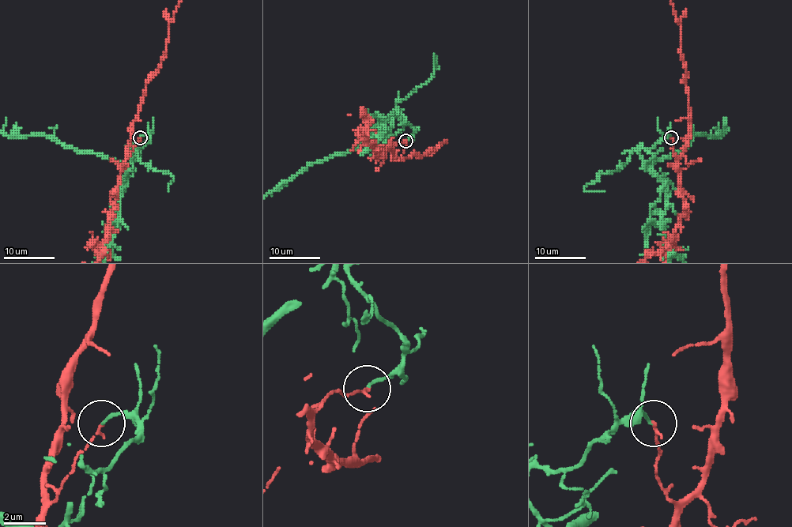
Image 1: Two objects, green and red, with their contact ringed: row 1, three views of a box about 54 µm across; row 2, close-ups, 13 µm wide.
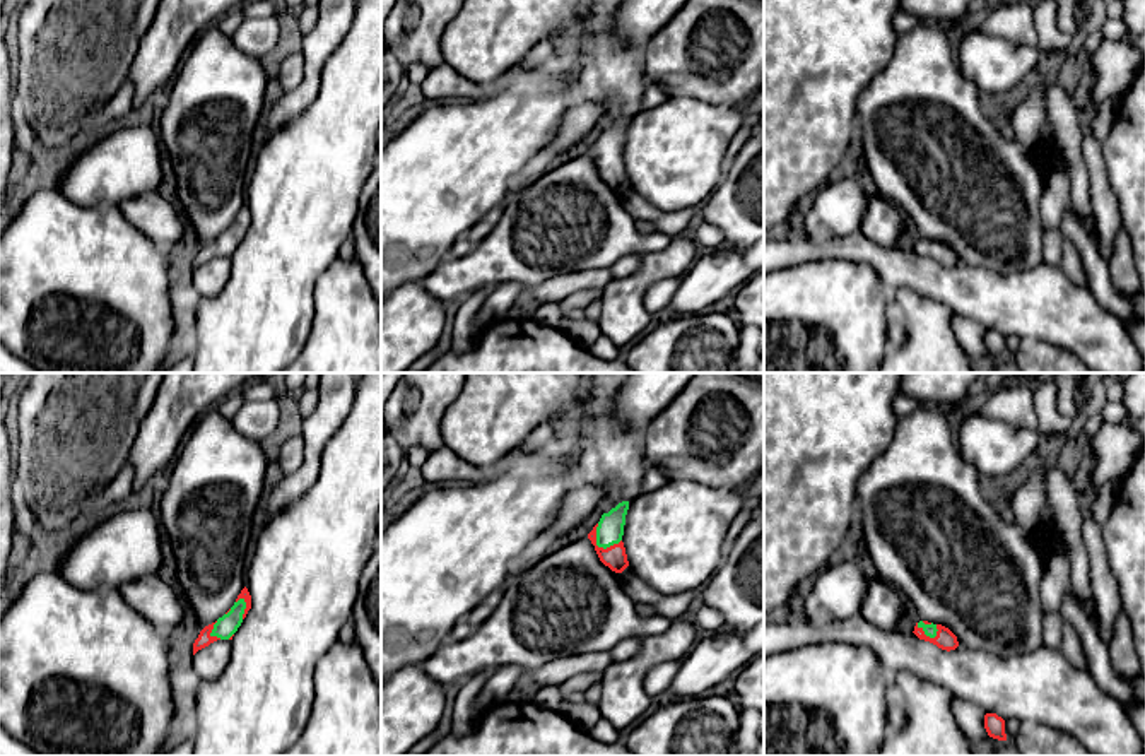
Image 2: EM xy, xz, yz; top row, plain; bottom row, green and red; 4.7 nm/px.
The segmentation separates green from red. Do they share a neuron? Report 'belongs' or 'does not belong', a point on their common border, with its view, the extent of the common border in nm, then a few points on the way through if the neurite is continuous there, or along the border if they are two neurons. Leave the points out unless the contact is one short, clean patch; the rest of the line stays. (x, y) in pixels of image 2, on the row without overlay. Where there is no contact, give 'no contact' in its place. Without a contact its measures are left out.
does not belong | xz (598, 163) | 150 nm

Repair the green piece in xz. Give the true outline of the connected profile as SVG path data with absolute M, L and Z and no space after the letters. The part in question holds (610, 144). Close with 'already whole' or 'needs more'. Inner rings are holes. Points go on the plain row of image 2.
M622 118L608 130L602 132L596 144L598 164L607 166L622 157L627 127L629 127L629 118Z | already whole

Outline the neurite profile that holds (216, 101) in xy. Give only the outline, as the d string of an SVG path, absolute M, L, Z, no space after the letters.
M215 24L181 60L159 115L159 142L176 174L179 210L205 245L246 204L246 168L270 75Z

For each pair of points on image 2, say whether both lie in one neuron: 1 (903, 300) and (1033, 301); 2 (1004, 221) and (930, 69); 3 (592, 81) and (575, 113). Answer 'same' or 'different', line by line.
1: different
2: same
3: different

